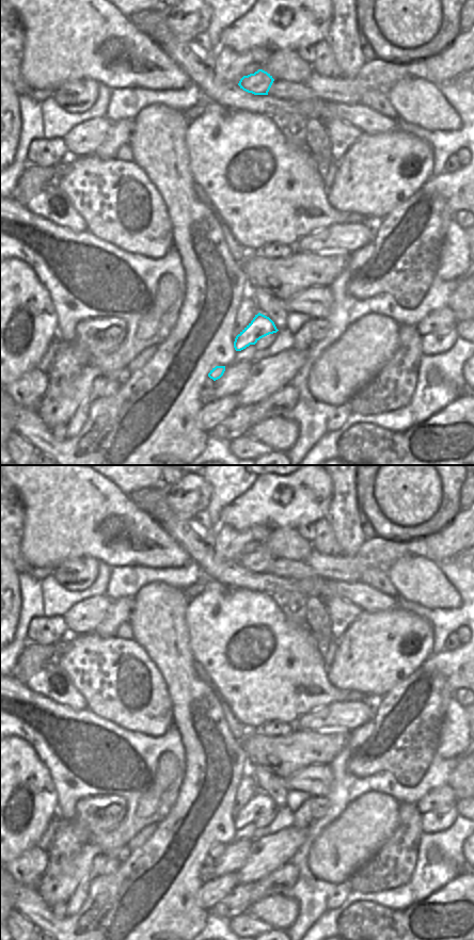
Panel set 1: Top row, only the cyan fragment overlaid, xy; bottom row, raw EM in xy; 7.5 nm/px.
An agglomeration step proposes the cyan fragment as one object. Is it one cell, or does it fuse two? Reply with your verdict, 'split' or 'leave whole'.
leave whole

